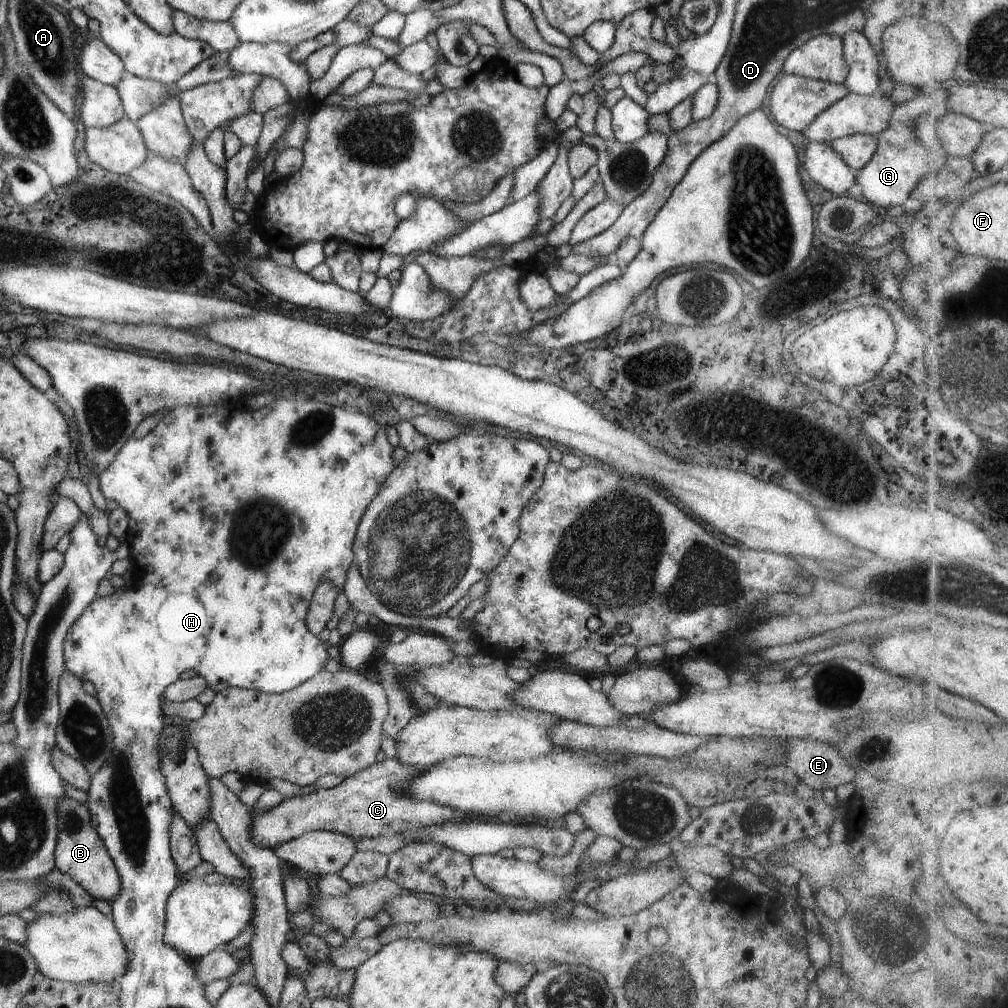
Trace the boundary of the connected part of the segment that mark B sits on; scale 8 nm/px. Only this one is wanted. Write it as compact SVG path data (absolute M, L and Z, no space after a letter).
M68 797L57 802L57 842L54 851L54 866L63 874L73 878L87 894L95 900L111 903L115 894L119 894L119 876L111 856L105 850L104 842L91 826L91 819L86 804Z

